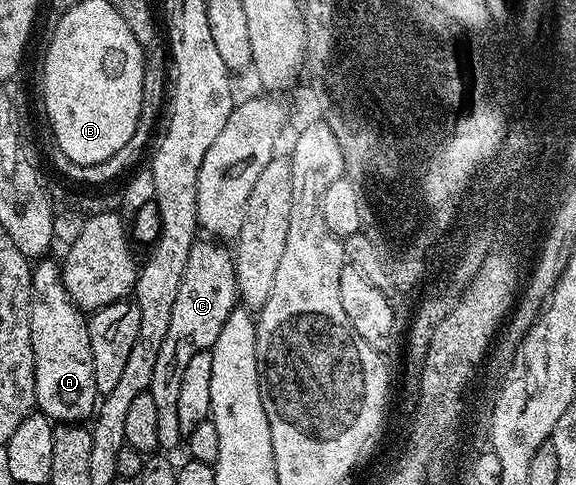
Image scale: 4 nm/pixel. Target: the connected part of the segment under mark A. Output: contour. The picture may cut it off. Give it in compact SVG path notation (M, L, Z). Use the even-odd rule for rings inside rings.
M44 257L34 264L31 272L31 344L35 358L35 406L56 424L83 423L90 420L97 410L100 398L93 381L93 349L89 345L88 316L69 297L63 284L63 269L51 257Z

